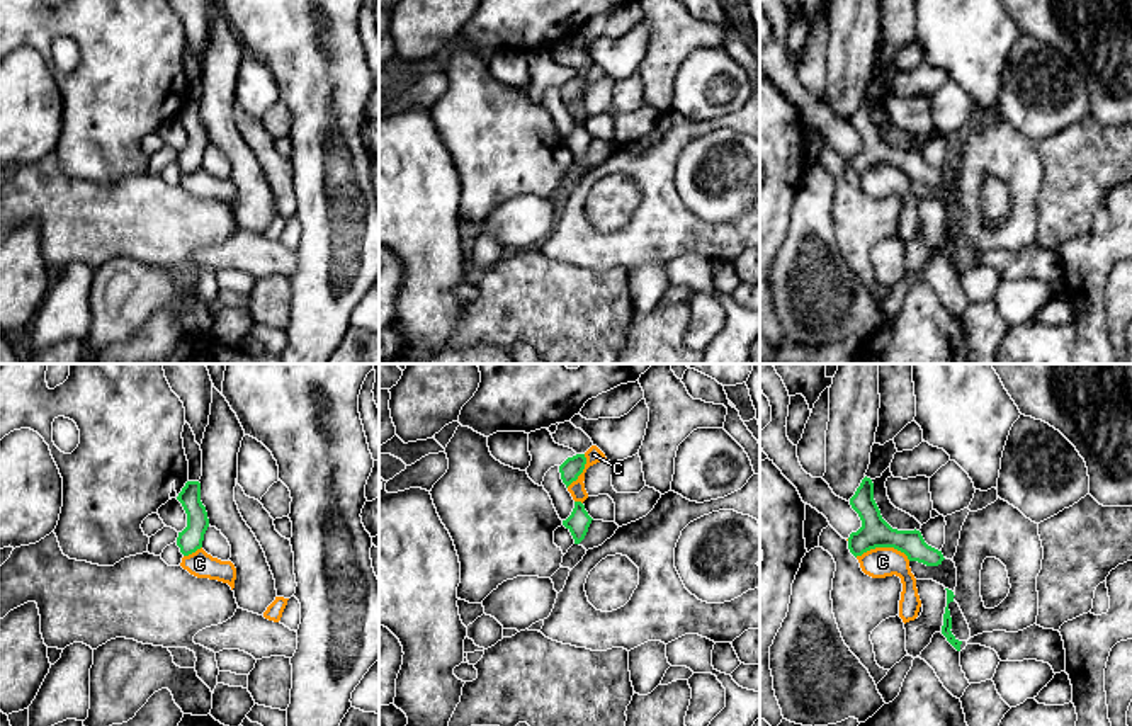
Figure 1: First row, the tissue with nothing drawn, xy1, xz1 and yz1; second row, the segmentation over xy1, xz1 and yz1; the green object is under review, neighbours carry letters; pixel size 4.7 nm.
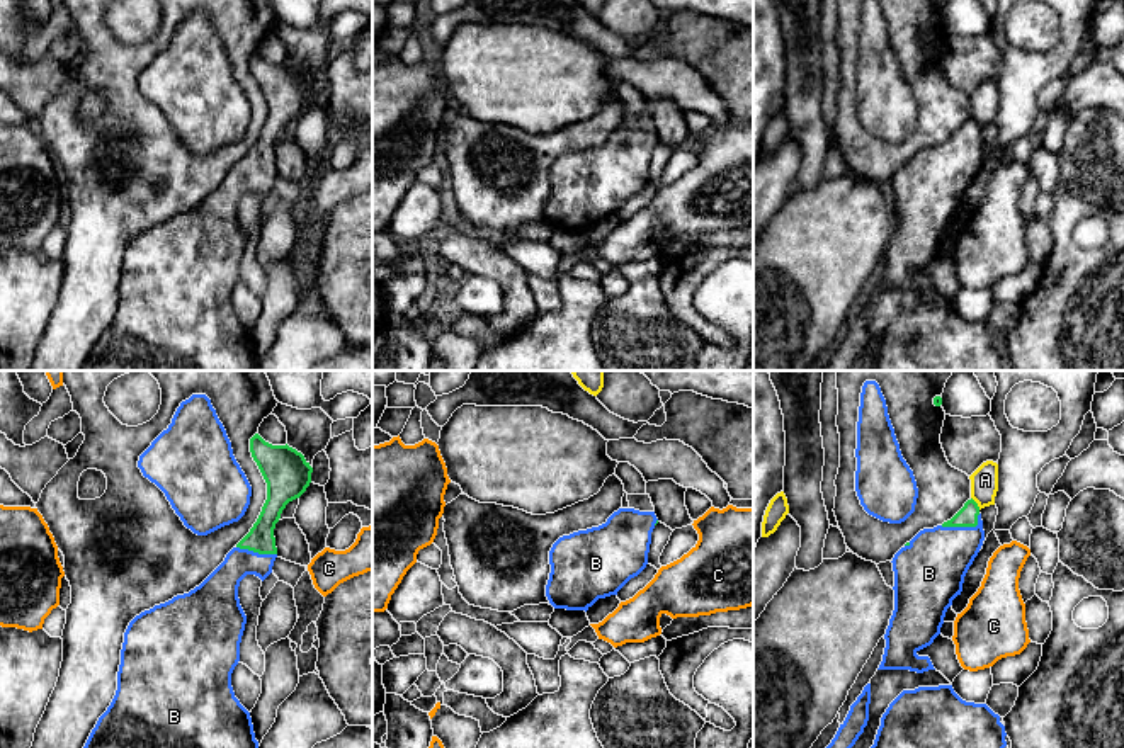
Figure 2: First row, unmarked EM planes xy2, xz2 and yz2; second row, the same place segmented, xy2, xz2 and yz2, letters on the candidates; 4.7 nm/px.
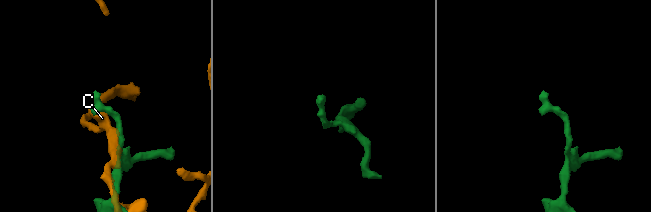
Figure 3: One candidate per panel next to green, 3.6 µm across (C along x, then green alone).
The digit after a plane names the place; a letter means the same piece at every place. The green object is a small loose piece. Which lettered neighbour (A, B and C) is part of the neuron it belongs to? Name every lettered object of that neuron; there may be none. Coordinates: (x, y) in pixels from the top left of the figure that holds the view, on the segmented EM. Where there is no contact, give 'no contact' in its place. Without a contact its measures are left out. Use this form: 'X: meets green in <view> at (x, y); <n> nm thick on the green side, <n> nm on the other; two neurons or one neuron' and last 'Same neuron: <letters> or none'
A: meets green in yz2 at (976, 504); 100 nm thick on the green side, 130 nm on the other; two neurons
B: meets green in yz2 at (963, 526); 100 nm thick on the green side, 320 nm on the other; one neuron
C: meets green in yz1 at (882, 546); 140 nm thick on the green side, 140 nm on the other; two neurons
Same neuron: B

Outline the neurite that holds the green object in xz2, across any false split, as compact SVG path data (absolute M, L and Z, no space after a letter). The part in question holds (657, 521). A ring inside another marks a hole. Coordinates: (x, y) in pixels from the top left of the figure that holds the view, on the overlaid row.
M619 508L605 524L559 537L549 551L546 597L554 609L588 610L648 564L655 512Z

